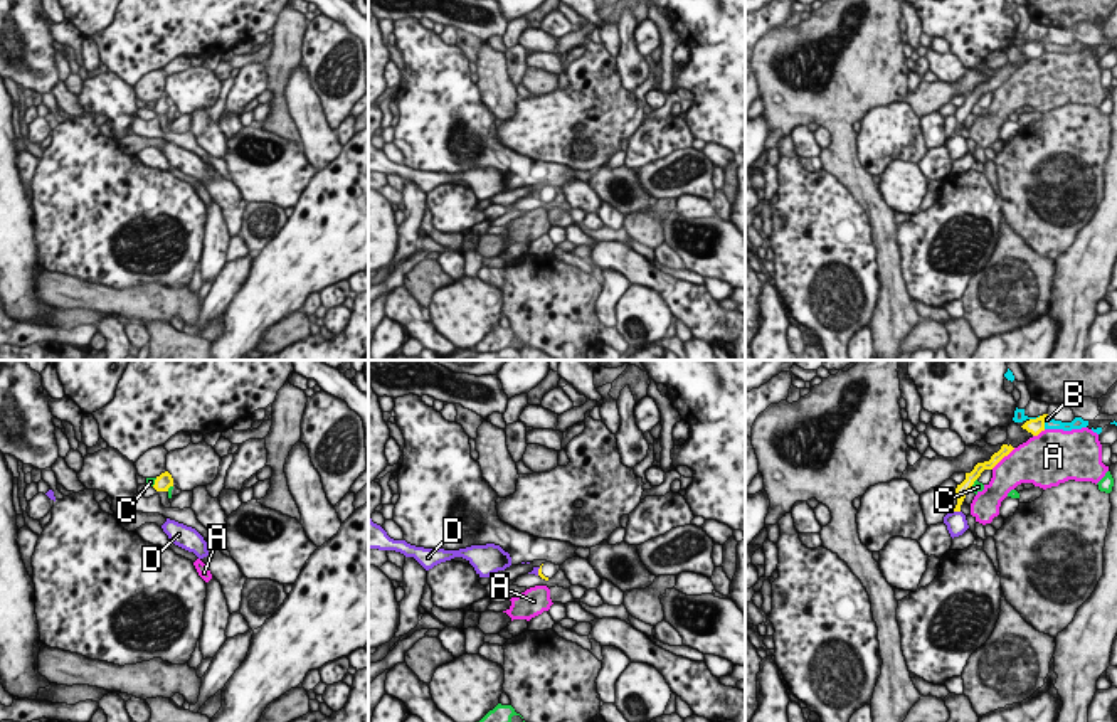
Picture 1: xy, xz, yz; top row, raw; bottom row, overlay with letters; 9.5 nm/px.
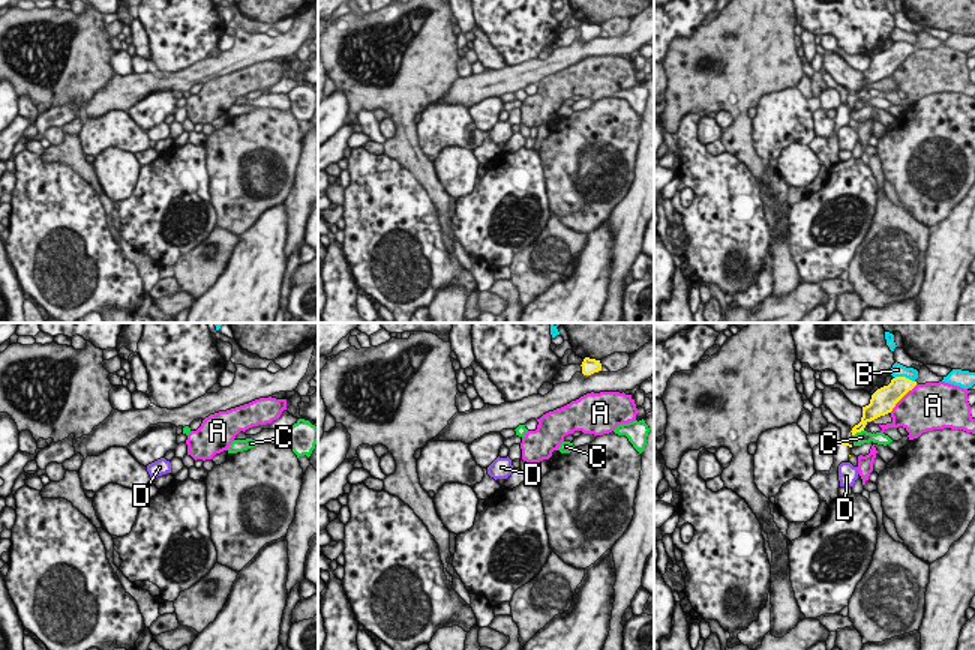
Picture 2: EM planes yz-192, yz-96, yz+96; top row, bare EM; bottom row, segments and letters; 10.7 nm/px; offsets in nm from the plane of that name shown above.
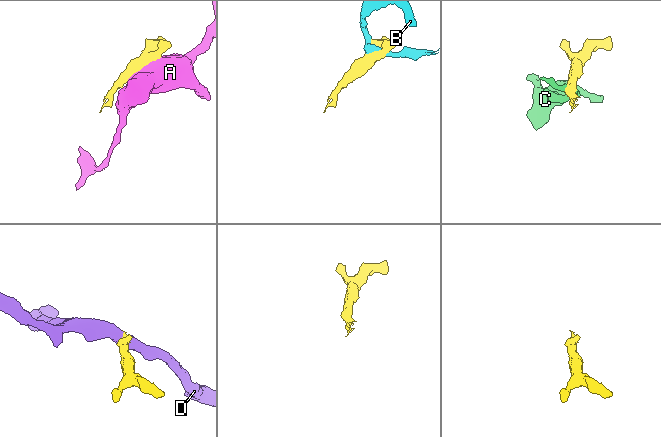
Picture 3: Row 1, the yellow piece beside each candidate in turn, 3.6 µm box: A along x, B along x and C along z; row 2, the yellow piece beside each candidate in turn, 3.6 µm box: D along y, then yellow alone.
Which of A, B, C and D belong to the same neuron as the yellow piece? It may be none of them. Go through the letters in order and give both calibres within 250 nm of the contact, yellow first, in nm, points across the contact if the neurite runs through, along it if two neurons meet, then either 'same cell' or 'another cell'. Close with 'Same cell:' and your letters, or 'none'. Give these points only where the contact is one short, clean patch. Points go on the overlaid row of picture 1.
A: 100/380 nm | another cell
B: 160/100 nm | another cell
C: 120/100 nm | along yz (976, 478), (969, 488) | another cell
D: 120/200 nm | along yz (952, 510), (959, 512) | another cell
Same cell: none

